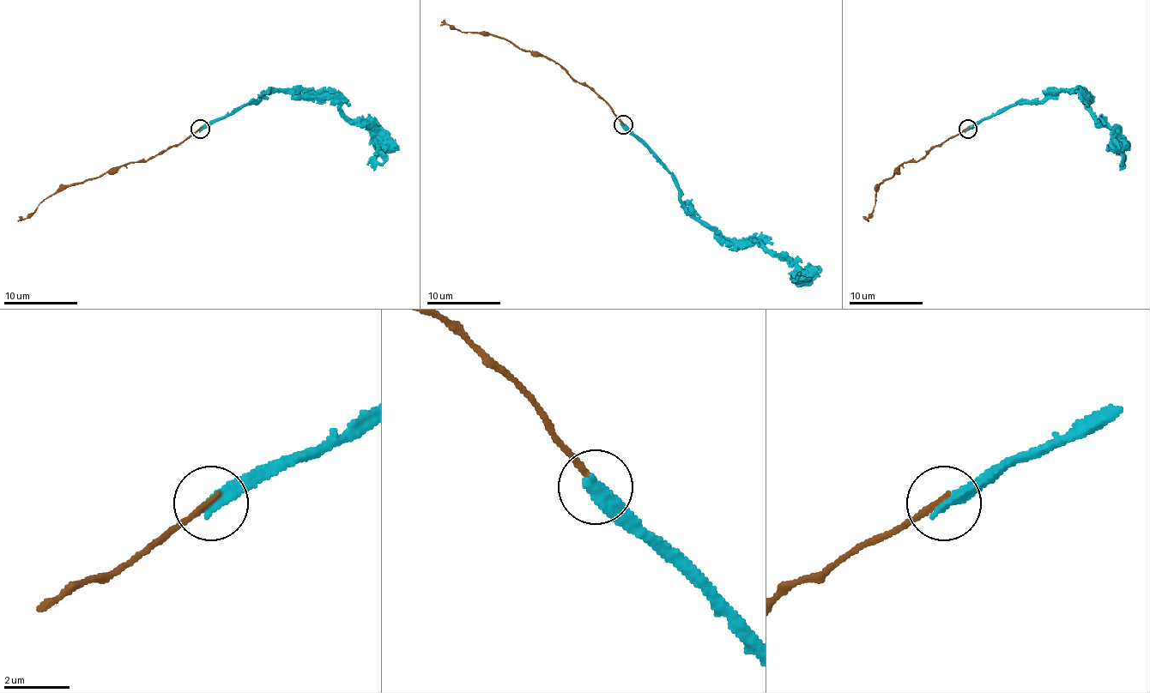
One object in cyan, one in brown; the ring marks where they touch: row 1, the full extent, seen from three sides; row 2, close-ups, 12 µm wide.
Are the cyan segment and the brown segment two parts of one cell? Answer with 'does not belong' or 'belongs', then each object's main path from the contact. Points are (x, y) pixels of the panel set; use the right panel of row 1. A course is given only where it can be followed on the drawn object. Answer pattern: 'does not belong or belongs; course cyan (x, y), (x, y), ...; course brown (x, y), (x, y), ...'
does not belong; course cyan (968, 128), (1050, 93), (1077, 91), (1086, 97), (1088, 110), (1115, 132), (1122, 148), (1120, 171); course brown (968, 128), (916, 161), (904, 163), (877, 187), (874, 211), (868, 220)

